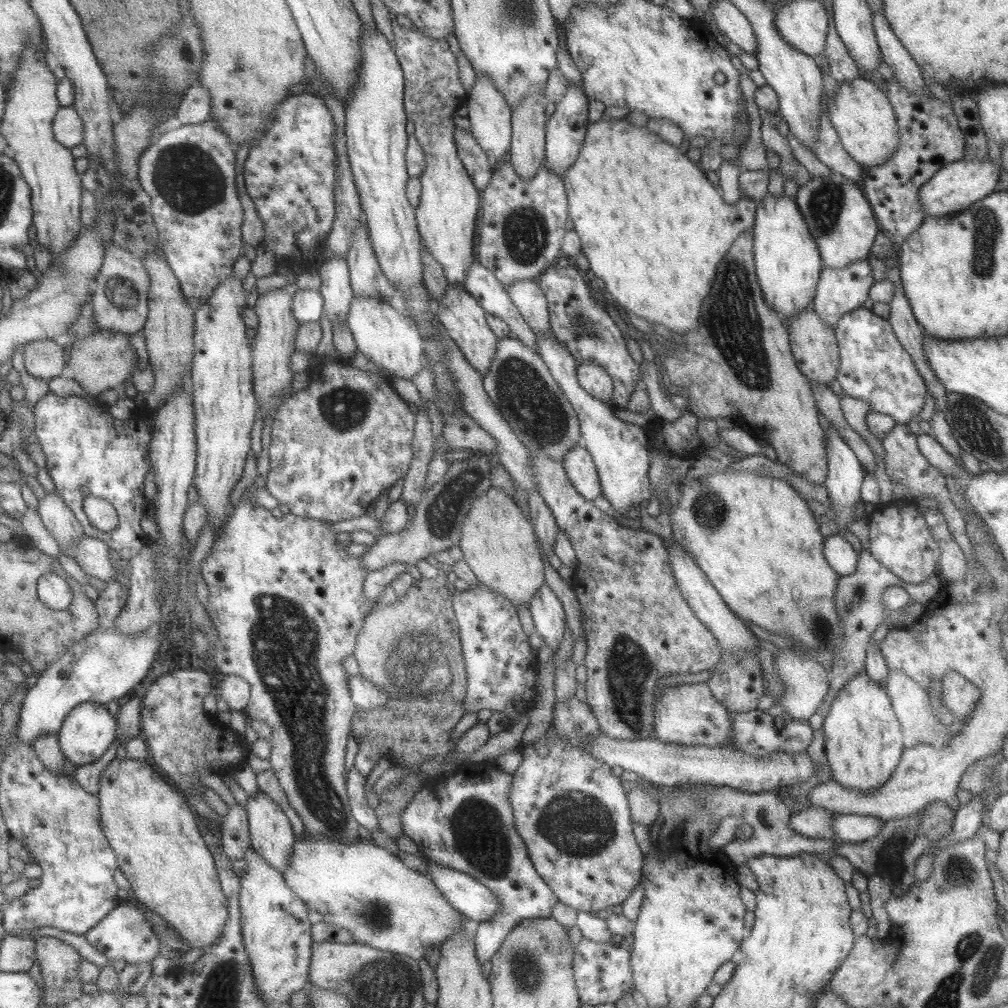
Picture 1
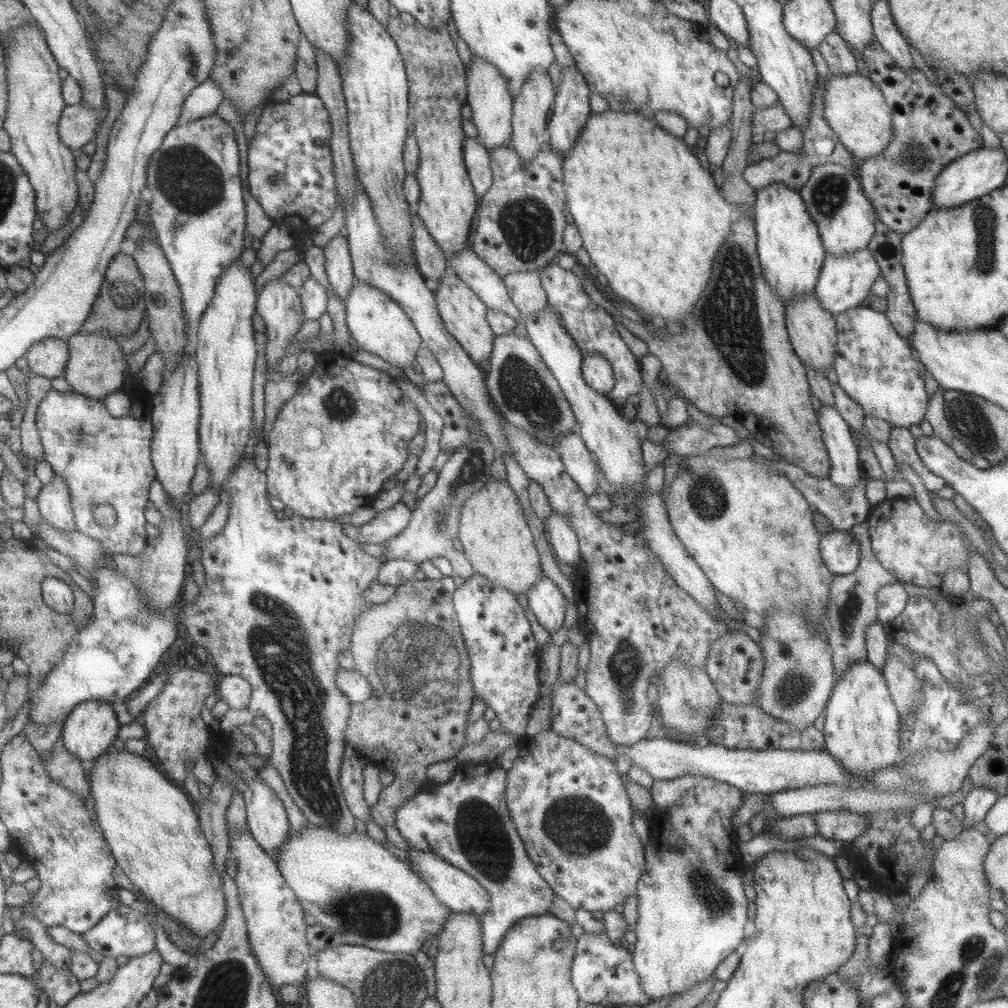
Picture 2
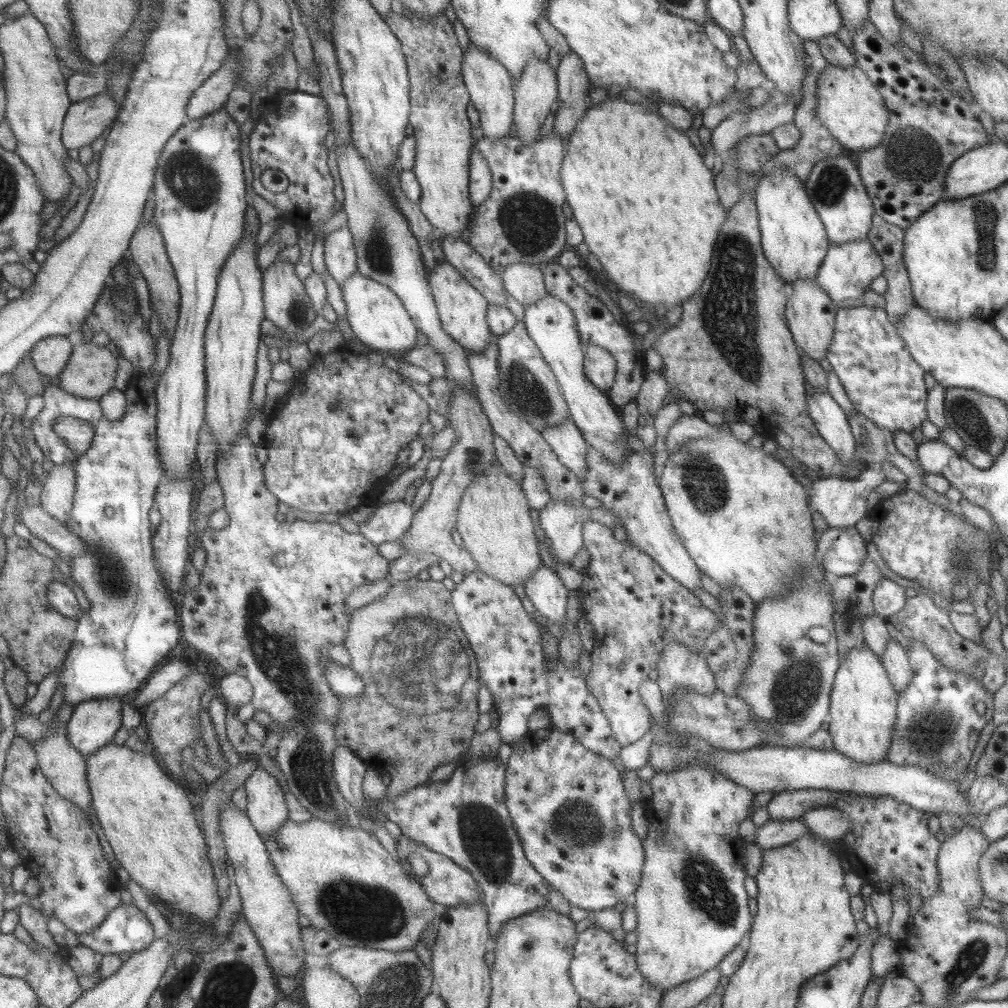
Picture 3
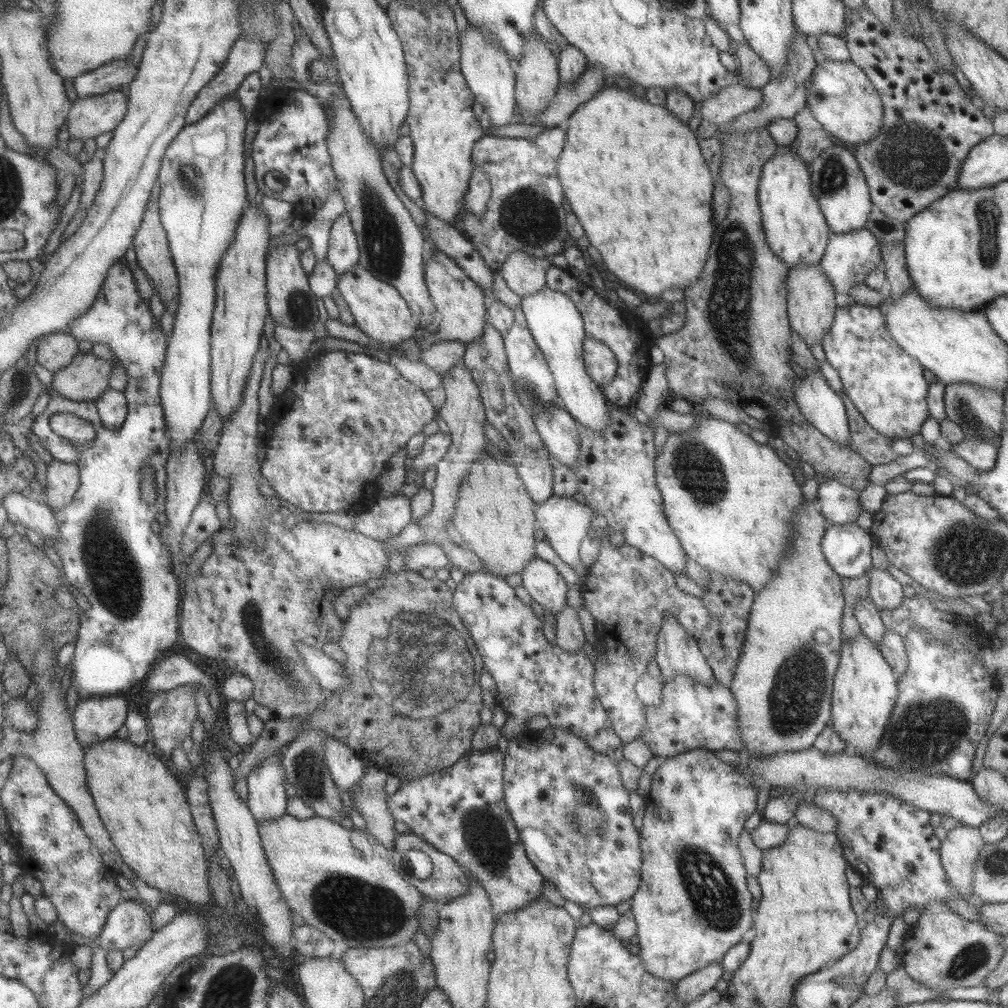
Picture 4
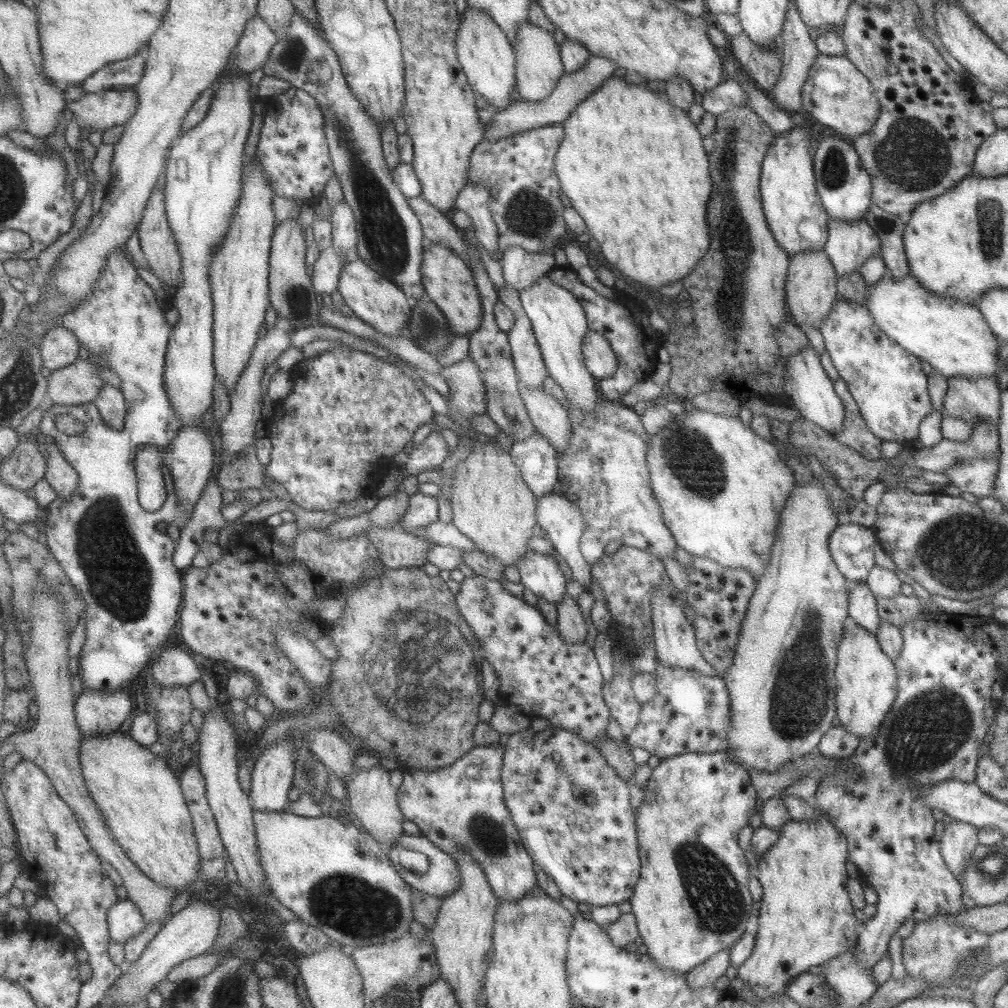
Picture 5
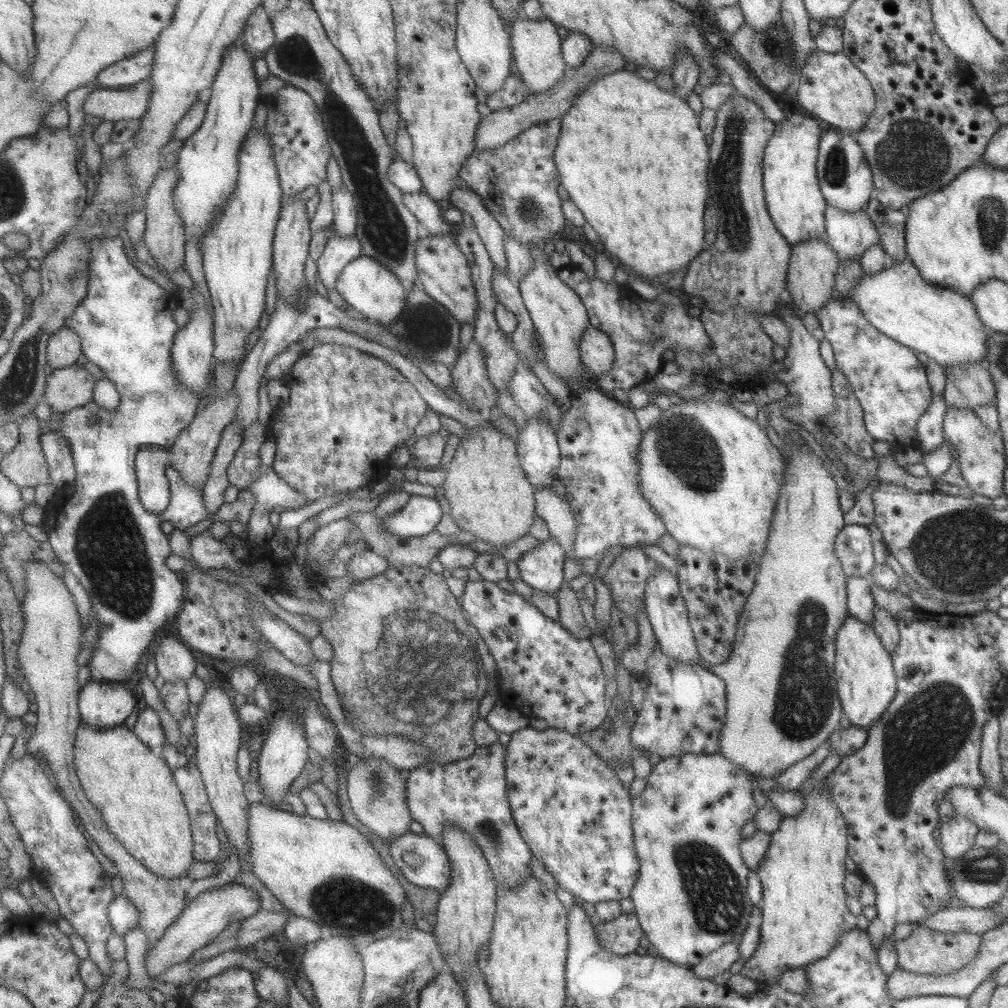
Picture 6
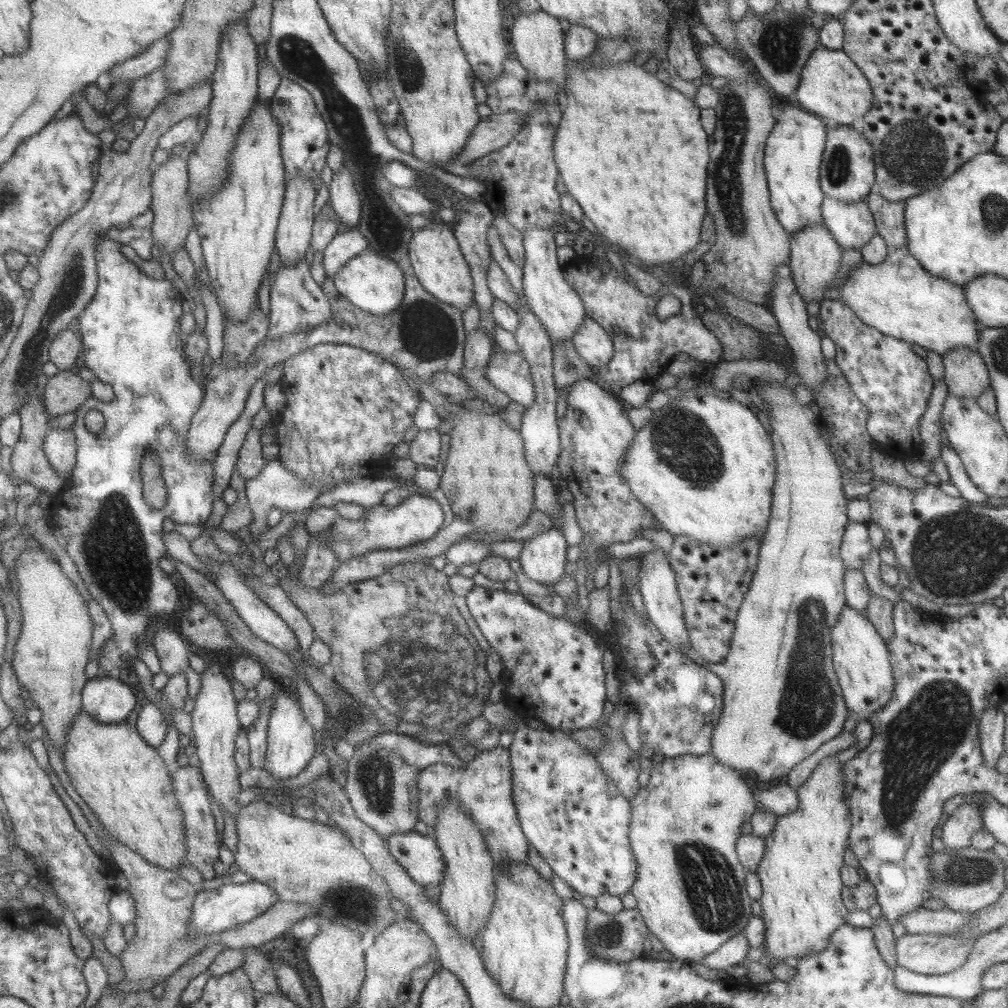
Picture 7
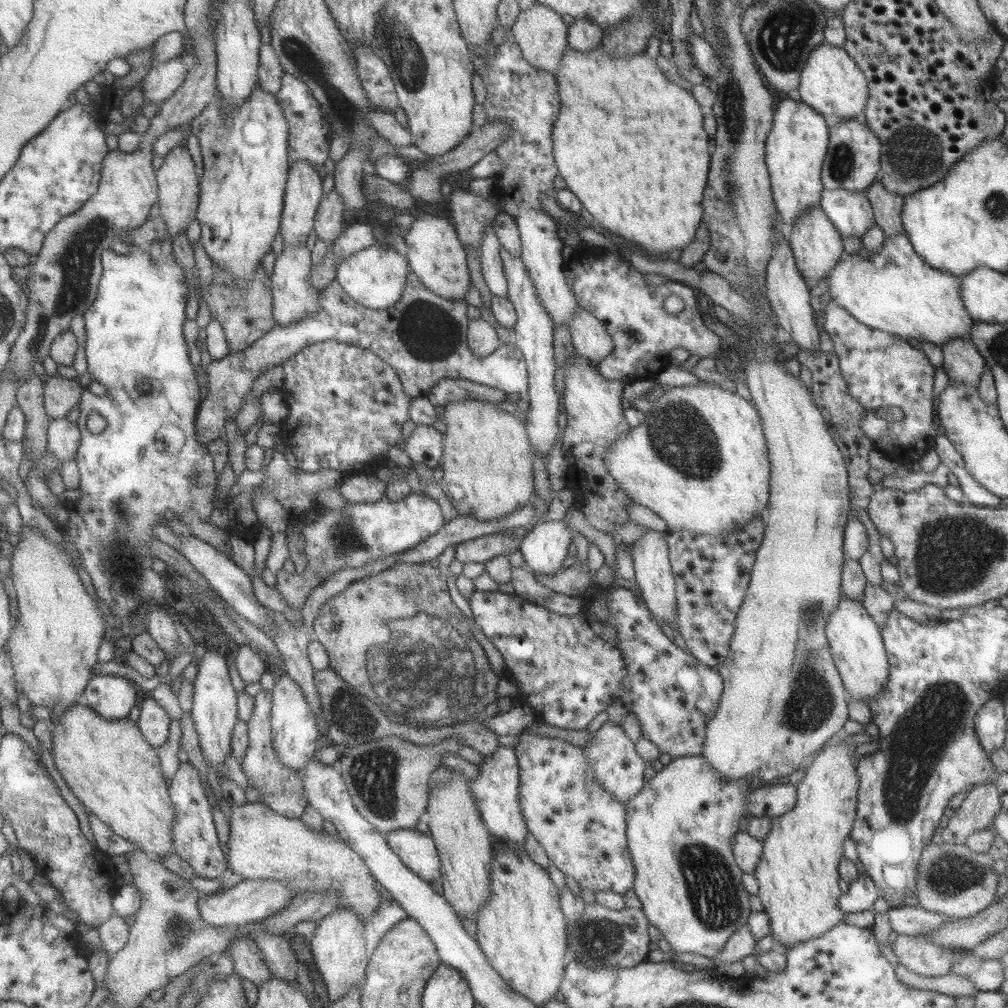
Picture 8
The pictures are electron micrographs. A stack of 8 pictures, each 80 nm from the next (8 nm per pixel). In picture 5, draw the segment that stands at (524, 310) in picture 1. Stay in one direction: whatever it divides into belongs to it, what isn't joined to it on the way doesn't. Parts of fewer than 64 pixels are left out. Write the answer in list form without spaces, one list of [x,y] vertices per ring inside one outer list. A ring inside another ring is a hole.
[[[519,246],[504,250],[499,262],[505,283],[518,293],[531,288],[540,276],[556,268],[552,251],[529,252]]]

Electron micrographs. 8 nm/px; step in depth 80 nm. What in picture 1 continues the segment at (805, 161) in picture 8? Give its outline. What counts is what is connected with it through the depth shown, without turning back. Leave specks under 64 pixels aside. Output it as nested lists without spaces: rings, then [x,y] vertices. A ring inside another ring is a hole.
[[[767,192],[761,200],[757,201],[751,232],[753,236],[754,271],[763,295],[763,302],[766,302],[766,305],[771,310],[774,310],[778,316],[781,316],[783,323],[787,325],[789,318],[792,318],[798,312],[802,312],[804,308],[810,306],[814,301],[819,275],[824,268],[817,245],[814,238],[809,234],[804,218],[797,210],[794,198],[789,198],[784,193],[782,193],[781,197],[775,198]]]

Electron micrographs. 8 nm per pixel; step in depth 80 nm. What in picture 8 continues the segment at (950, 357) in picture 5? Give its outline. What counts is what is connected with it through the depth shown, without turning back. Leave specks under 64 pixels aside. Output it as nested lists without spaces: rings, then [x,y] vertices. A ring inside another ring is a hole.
[[[904,233],[887,236],[878,250],[860,248],[854,254],[843,254],[838,263],[828,272],[830,297],[842,306],[857,322],[869,328],[881,330],[901,339],[915,338],[942,347],[952,338],[968,338],[974,320],[969,316],[961,300],[960,277],[941,272],[929,266],[914,253]]]

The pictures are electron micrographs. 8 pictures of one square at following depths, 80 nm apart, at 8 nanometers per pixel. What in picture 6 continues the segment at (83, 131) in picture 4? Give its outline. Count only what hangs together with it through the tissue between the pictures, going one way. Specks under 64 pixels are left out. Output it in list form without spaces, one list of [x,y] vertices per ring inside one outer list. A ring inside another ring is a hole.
[[[144,80],[128,88],[96,89],[85,100],[85,114],[93,114],[100,121],[119,122],[119,120],[140,119],[149,108],[152,84]]]

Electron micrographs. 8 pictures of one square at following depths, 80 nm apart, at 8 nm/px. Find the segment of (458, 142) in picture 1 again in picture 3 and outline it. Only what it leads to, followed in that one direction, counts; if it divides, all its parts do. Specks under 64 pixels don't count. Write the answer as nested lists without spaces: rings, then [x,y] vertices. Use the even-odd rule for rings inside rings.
[[[472,146],[469,153],[468,189],[473,208],[487,198],[491,187],[491,171],[487,168],[487,164],[483,162],[481,153]]]

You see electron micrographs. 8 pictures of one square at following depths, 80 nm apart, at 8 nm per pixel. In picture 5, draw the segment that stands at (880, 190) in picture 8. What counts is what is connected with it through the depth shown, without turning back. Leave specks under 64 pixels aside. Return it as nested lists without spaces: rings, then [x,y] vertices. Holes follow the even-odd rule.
[[[875,204],[870,205],[863,218],[874,229],[880,240],[879,255],[888,270],[889,277],[894,280],[904,278],[909,269],[902,243],[904,231],[902,220],[894,214],[887,214]]]

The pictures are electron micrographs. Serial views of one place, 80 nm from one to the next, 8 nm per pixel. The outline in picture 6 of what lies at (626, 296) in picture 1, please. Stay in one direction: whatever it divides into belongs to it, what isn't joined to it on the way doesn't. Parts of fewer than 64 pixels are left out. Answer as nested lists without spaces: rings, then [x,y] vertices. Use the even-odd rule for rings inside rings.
[[[619,69],[611,74],[598,76],[590,82],[574,98],[574,103],[562,116],[560,133],[554,150],[553,160],[559,174],[561,188],[567,192],[569,200],[583,214],[585,222],[593,228],[600,238],[598,245],[607,250],[612,261],[620,265],[628,273],[640,278],[659,277],[662,281],[674,271],[687,266],[706,246],[703,228],[703,210],[709,201],[709,187],[707,186],[708,146],[705,143],[703,132],[697,126],[697,116],[675,93],[663,91],[653,81],[646,81],[637,77],[634,72]]]

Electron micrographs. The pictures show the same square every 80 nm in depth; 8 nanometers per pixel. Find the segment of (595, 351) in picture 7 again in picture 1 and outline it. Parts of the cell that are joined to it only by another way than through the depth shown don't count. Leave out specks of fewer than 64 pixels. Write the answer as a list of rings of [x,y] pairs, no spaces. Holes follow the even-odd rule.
[[[593,361],[582,362],[577,365],[575,372],[577,383],[587,394],[600,402],[611,404],[613,382],[603,368]]]

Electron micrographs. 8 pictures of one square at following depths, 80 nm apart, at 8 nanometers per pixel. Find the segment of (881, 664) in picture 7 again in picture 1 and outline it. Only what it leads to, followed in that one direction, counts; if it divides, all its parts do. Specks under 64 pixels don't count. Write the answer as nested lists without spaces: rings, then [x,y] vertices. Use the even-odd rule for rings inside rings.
[[[864,672],[856,674],[834,696],[823,719],[822,729],[831,780],[847,790],[869,792],[883,786],[905,748],[885,687],[873,682]]]

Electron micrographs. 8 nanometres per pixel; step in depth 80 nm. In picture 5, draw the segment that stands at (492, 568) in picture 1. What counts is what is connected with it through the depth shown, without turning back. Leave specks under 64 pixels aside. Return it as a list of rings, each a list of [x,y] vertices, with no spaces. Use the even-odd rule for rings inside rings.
[[[476,442],[473,451],[464,456],[455,465],[450,482],[448,499],[451,506],[452,525],[474,544],[477,551],[496,558],[503,568],[514,566],[528,551],[527,543],[532,537],[536,523],[536,502],[530,488],[523,482],[520,470],[513,462],[507,450],[502,450],[496,442],[488,444]]]

